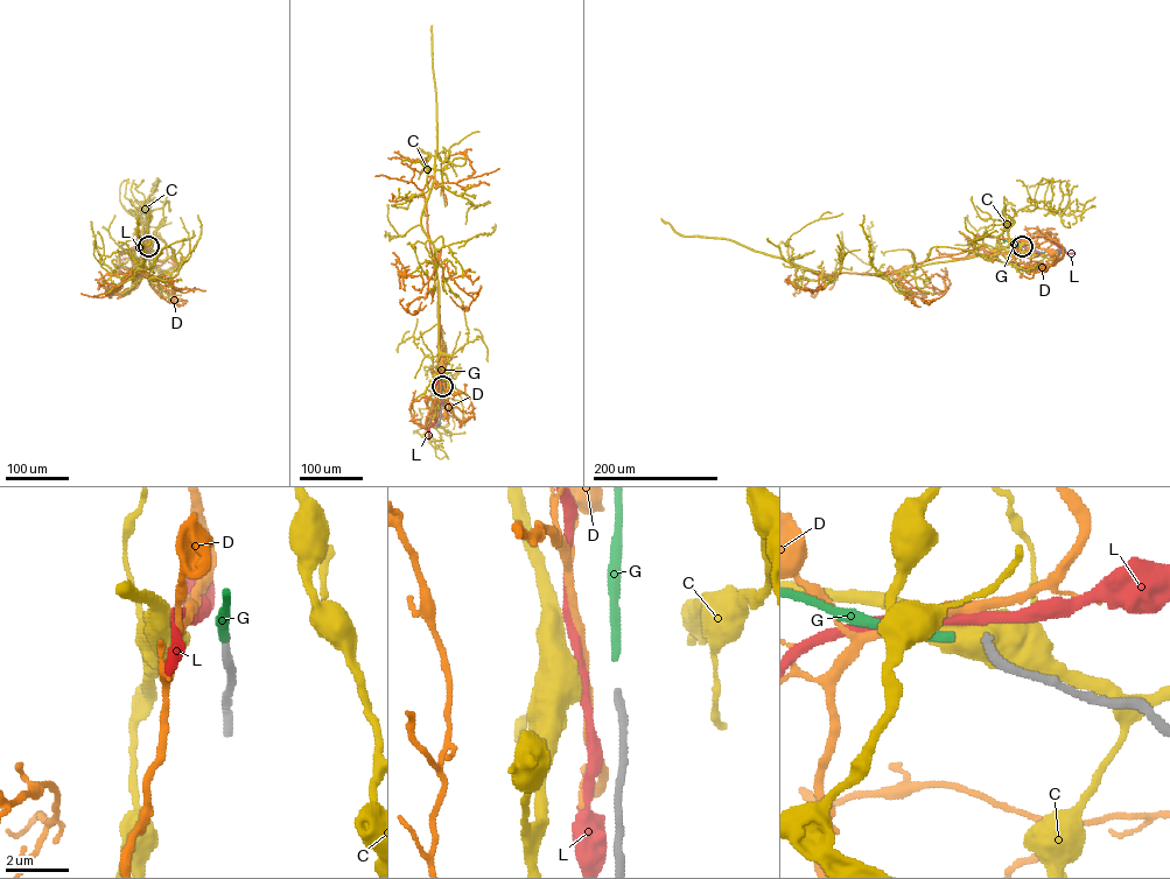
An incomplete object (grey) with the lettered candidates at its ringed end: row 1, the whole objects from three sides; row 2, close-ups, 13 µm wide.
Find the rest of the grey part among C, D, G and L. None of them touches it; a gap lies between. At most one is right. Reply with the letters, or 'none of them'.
G

